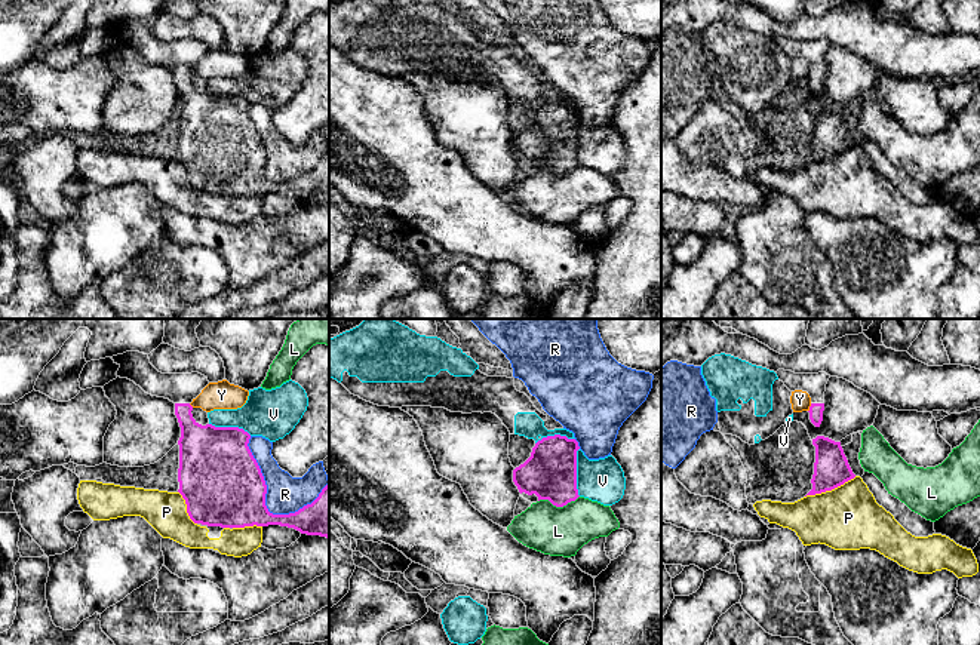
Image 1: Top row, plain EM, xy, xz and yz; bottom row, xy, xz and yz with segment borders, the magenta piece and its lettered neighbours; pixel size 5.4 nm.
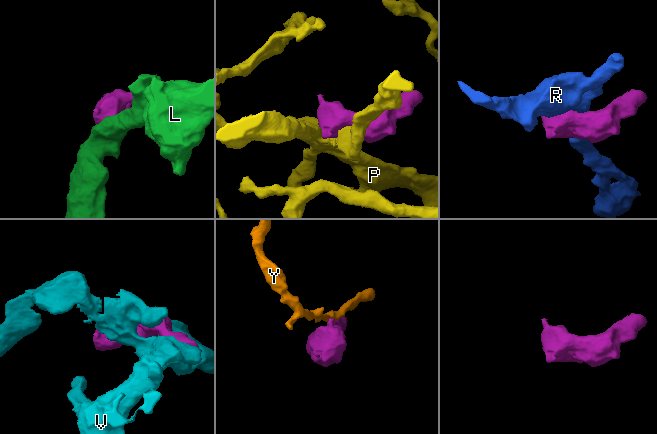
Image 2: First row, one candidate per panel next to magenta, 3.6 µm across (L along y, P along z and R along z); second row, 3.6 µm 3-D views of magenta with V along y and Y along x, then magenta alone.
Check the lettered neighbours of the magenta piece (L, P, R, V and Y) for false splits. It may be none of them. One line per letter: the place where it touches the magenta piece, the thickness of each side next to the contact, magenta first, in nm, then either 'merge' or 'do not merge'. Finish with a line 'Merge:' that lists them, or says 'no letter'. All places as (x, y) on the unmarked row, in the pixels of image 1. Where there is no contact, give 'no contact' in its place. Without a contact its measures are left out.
L: meets magenta in xz at (558, 174); 280 nm thick on the magenta side, 280 nm on the other; do not merge
P: meets magenta in yz at (830, 157); 190 nm thick on the magenta side, 360 nm on the other; do not merge
R: meets magenta in xy at (264, 172); 440 nm thick on the magenta side, 200 nm on the other; do not merge
V: meets magenta in xz at (575, 140); 280 nm thick on the magenta side, 240 nm on the other; do not merge
Y: meets magenta in yz at (810, 76); 80 nm thick on the magenta side, 110 nm on the other; do not merge
Merge: no letter

